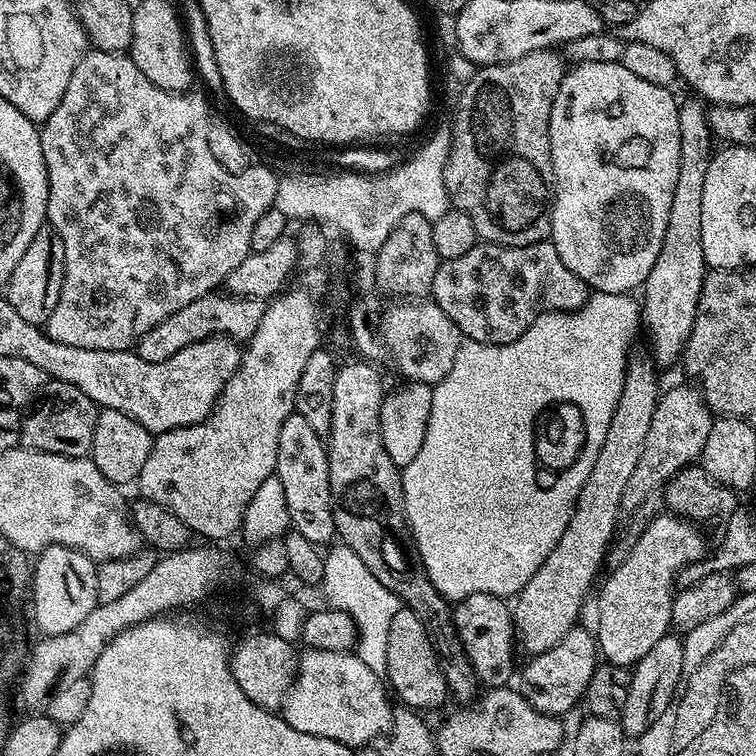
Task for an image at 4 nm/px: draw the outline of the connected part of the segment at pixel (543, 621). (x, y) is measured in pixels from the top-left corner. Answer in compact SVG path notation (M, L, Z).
M633 351L628 357L626 374L622 394L618 398L618 406L614 406L614 418L610 418L610 430L606 430L606 442L602 442L602 450L598 450L598 459L594 462L585 484L582 485L582 494L574 502L574 514L570 514L570 522L566 522L566 530L562 538L558 538L558 546L546 554L546 562L538 566L534 578L526 582L521 592L517 592L514 603L511 605L512 622L516 625L516 636L521 649L528 651L529 657L542 654L550 650L550 646L558 646L572 628L577 627L580 611L584 608L584 599L588 591L597 583L596 575L606 564L608 550L617 531L617 521L620 518L620 505L623 502L622 490L626 490L626 482L632 480L634 466L641 457L642 446L645 445L646 436L650 431L651 418L662 395L662 388L656 385L658 369L647 351Z

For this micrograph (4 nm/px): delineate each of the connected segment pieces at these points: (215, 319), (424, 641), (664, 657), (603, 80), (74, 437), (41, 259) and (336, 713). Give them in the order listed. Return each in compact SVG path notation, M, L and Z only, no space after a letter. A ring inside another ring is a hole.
M220 290L209 292L207 296L198 298L198 302L190 302L190 306L174 310L170 318L162 318L158 326L146 330L146 334L137 340L134 351L146 362L166 362L166 358L174 358L178 350L186 350L186 346L194 346L194 342L202 342L211 336L226 336L237 342L247 342L252 339L254 330L258 330L265 307L262 300L225 294Z
M406 606L400 607L398 614L390 618L390 630L386 634L386 650L382 657L386 684L394 693L395 699L405 708L436 708L445 699L449 699L448 683L444 677L442 661L436 645L428 637L424 623ZM388 671L388 676L387 672ZM397 696L397 697L396 697Z
M679 635L663 636L644 658L633 665L626 703L619 715L620 726L627 737L634 740L639 739L639 736L644 734L662 716L663 711L674 702L684 678L683 644L683 639Z
M619 62L577 63L575 66L569 67L567 71L565 71L562 82L558 86L558 94L554 98L554 106L550 110L550 122L548 123L550 158L552 159L554 178L556 179L554 199L552 202L552 234L550 242L558 250L558 258L562 258L562 262L566 262L567 268L569 268L569 270L574 270L574 274L578 274L580 281L588 285L589 289L597 292L605 292L606 294L618 294L619 292L632 294L646 282L650 270L654 270L654 261L658 258L658 250L662 250L662 238L666 238L666 222L670 218L670 202L674 198L674 185L678 183L678 110L680 109L680 105L677 97L672 97L672 94L673 93L667 88L654 86L654 82L646 82L642 78L638 78L638 74L634 74L631 70L626 70L626 66Z
M49 379L20 417L20 444L39 452L87 457L94 442L94 422L98 406L78 386Z
M45 226L34 234L30 246L26 246L26 254L18 258L18 266L14 266L14 274L10 274L6 299L10 306L25 322L47 325L50 314L54 314L54 306L58 306L58 294L62 294L62 278L66 266L66 246L62 246L62 238L58 230Z
M304 648L296 662L296 680L284 700L284 720L294 726L294 730L302 730L302 734L334 738L334 742L342 742L353 750L379 741L376 739L392 727L394 704L381 673L375 670L373 665L362 662L355 651Z

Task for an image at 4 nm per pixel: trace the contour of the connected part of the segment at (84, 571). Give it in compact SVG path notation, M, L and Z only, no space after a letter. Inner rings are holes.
M52 544L35 557L30 585L32 612L36 615L36 624L44 636L66 634L90 614L98 603L97 561L85 552L67 548L61 544Z

